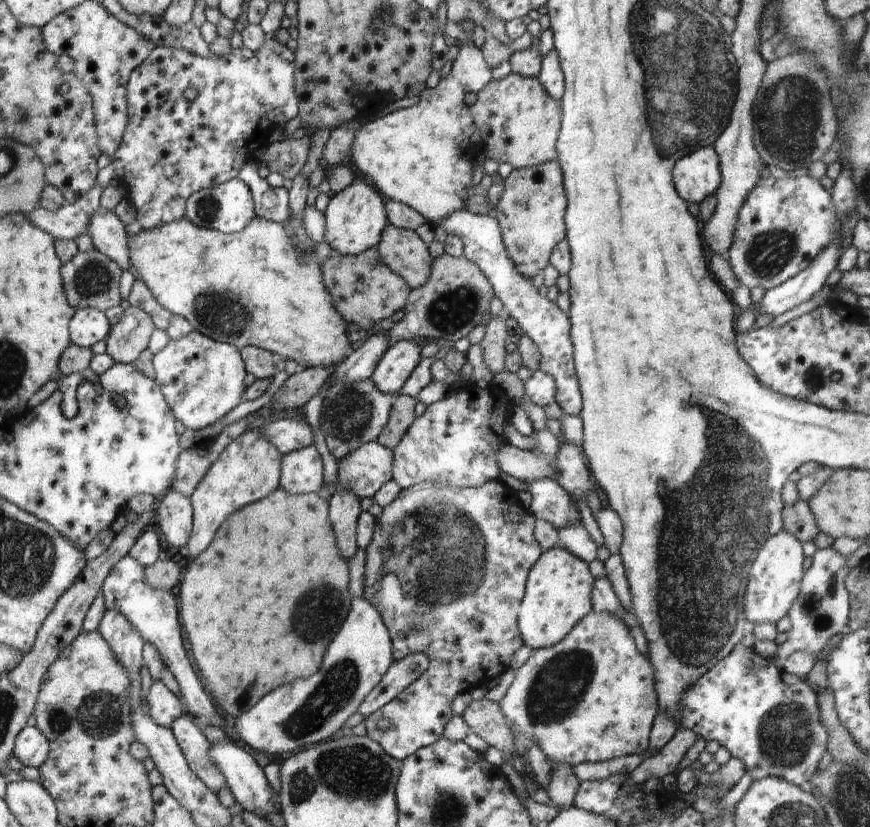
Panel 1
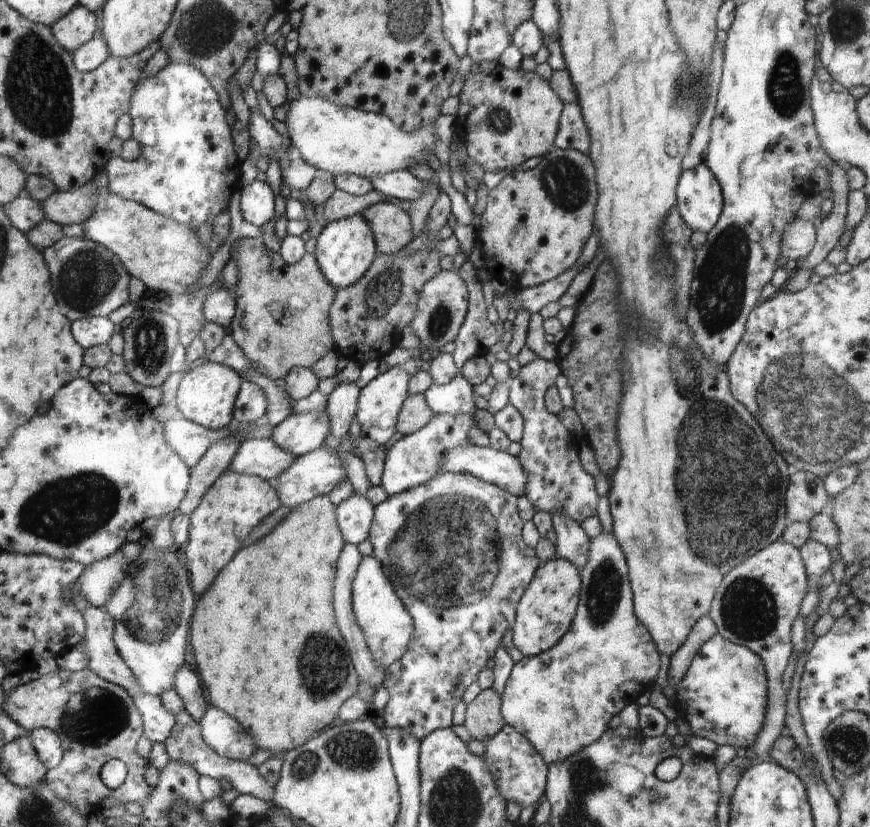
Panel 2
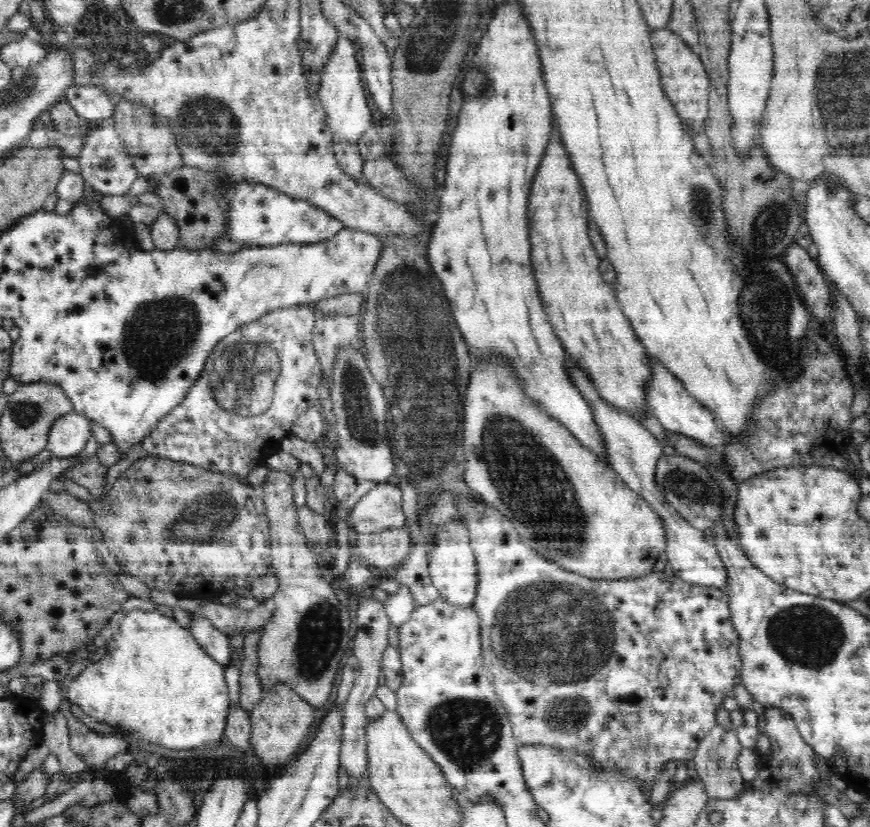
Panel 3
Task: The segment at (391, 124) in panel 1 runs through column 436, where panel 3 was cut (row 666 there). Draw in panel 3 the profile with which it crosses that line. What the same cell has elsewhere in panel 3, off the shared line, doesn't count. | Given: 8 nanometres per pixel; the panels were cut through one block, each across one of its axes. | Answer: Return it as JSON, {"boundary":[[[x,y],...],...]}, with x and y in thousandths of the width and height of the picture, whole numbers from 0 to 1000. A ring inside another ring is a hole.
{"boundary":[[[136,739],[125,747],[129,769],[122,791],[99,808],[78,828],[77,844],[92,854],[105,869],[138,878],[175,900],[214,907],[228,902],[245,902],[256,895],[260,866],[264,856],[262,830],[257,821],[259,805],[251,803],[225,776],[217,761],[200,747],[179,739]]]}

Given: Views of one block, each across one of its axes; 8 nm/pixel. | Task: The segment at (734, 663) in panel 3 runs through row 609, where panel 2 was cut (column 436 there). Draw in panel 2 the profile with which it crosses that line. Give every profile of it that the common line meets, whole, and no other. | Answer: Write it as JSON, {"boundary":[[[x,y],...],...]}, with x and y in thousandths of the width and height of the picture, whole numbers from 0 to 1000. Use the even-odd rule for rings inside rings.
{"boundary":[[[506,571],[497,580],[492,580],[490,585],[447,600],[441,607],[431,612],[431,622],[424,643],[425,655],[429,660],[428,672],[439,682],[439,692],[446,696],[446,703],[451,706],[453,716],[457,718],[457,723],[460,723],[464,735],[474,745],[474,752],[476,752],[476,767],[471,771],[464,793],[459,799],[448,803],[443,810],[439,830],[447,837],[447,846],[440,862],[434,868],[434,873],[441,881],[444,890],[446,890],[448,883],[462,880],[462,883],[471,885],[480,897],[485,897],[499,883],[518,879],[521,877],[522,855],[530,848],[536,832],[548,822],[549,815],[557,807],[567,810],[569,805],[568,790],[577,780],[577,771],[582,763],[587,761],[593,745],[593,732],[609,704],[611,704],[617,687],[622,683],[615,663],[607,660],[600,652],[600,636],[603,631],[595,622],[594,607],[594,600],[572,590],[569,585],[552,580],[543,573]]]}

